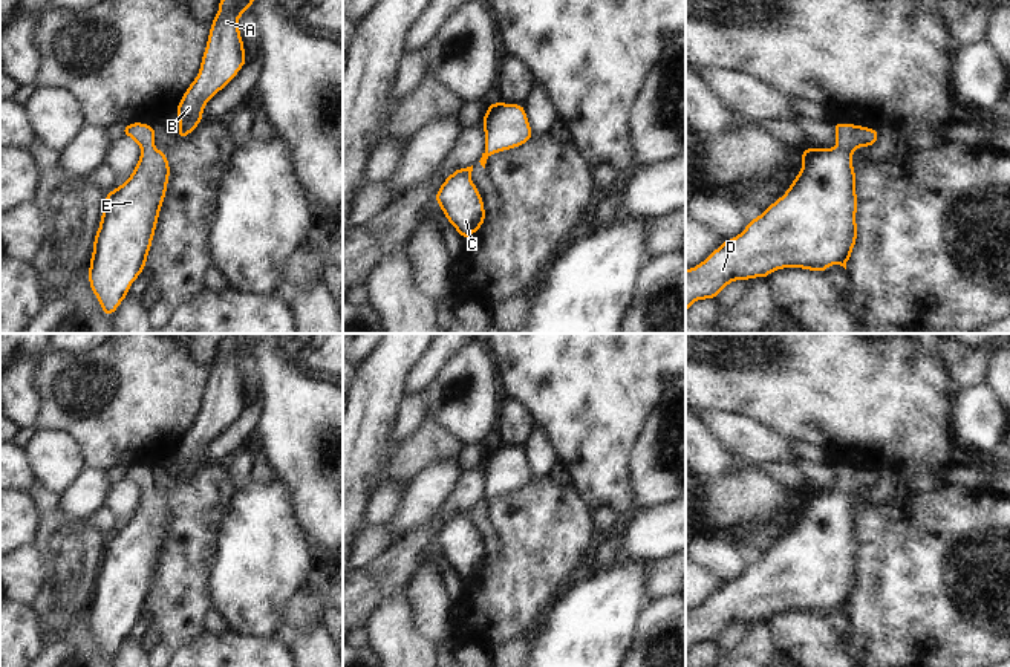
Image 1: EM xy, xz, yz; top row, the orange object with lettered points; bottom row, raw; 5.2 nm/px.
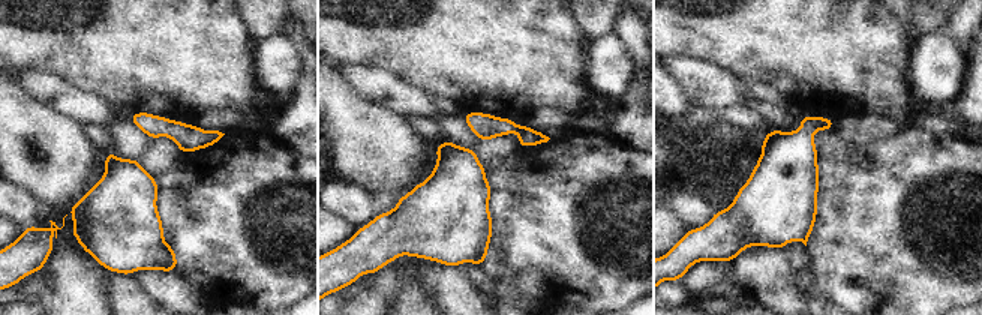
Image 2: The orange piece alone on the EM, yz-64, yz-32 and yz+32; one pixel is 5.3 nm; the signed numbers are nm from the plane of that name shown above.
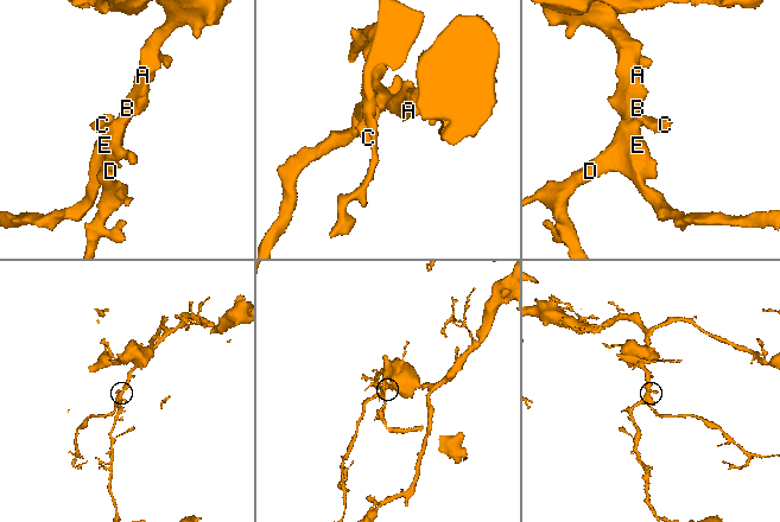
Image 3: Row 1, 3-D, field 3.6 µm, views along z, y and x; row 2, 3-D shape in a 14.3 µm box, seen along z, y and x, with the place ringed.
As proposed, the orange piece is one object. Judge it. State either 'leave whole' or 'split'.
leave whole

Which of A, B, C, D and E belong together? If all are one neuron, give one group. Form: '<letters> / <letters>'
A B C D E

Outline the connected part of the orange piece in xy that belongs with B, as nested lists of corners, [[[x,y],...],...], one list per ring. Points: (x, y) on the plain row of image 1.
[[[228,334],[219,343],[219,353],[210,367],[207,390],[200,402],[200,413],[184,434],[176,460],[181,470],[174,476],[187,480],[204,462],[207,445],[228,428],[246,407],[243,382],[237,364],[249,353],[252,344],[263,334]]]

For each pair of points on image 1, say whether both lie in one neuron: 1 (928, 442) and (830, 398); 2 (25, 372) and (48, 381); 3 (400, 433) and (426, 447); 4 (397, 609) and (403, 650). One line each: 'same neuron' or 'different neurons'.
1: same neuron
2: different neurons
3: different neurons
4: same neuron

